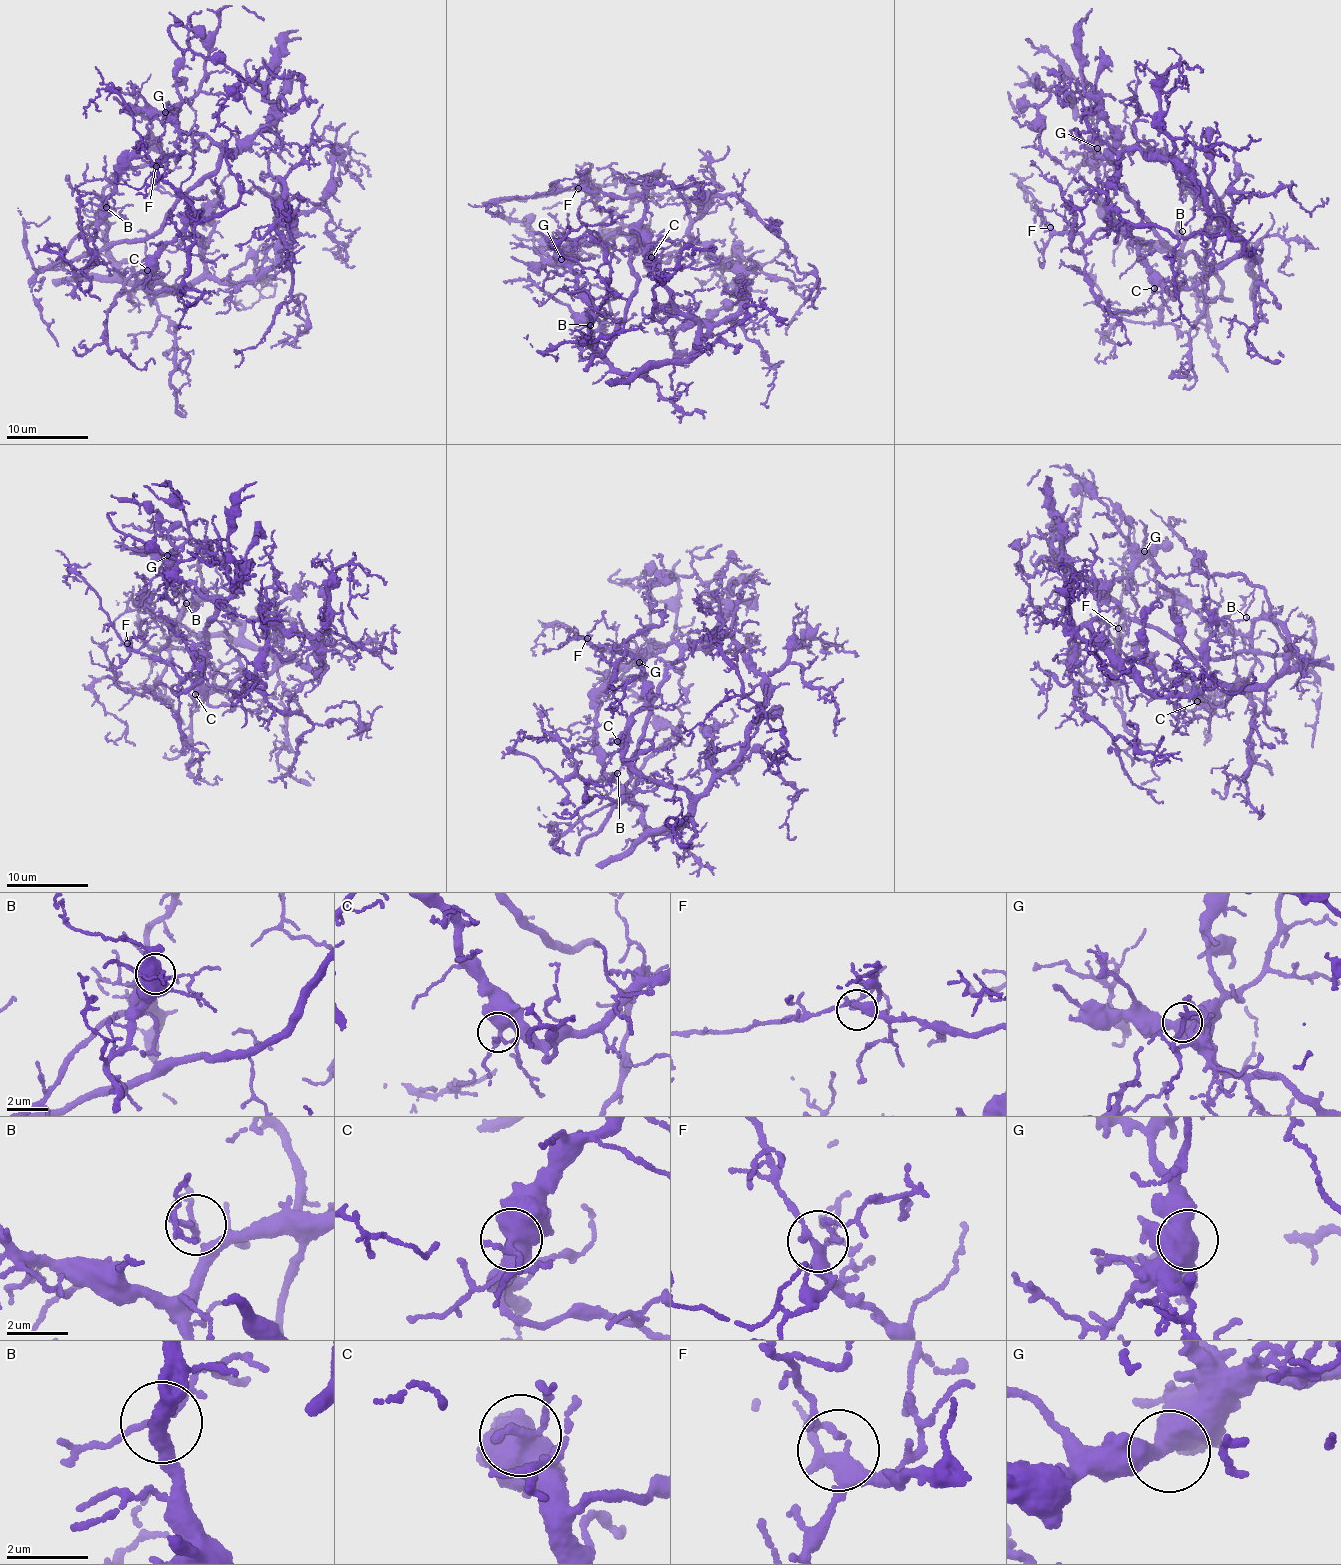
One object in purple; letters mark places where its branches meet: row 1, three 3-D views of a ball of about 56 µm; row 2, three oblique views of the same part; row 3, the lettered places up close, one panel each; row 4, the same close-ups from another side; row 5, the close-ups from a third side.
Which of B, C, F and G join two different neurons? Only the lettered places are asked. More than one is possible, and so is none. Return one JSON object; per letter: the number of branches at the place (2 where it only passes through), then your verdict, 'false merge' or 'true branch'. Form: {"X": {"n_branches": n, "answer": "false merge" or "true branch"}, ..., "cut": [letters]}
{"B": {"n_branches": 4, "answer": "true branch"}, "C": {"n_branches": 2, "answer": "true branch"}, "F": {"n_branches": 5, "answer": "true branch"}, "G": {"n_branches": 2, "answer": "true branch"}, "cut": []}

